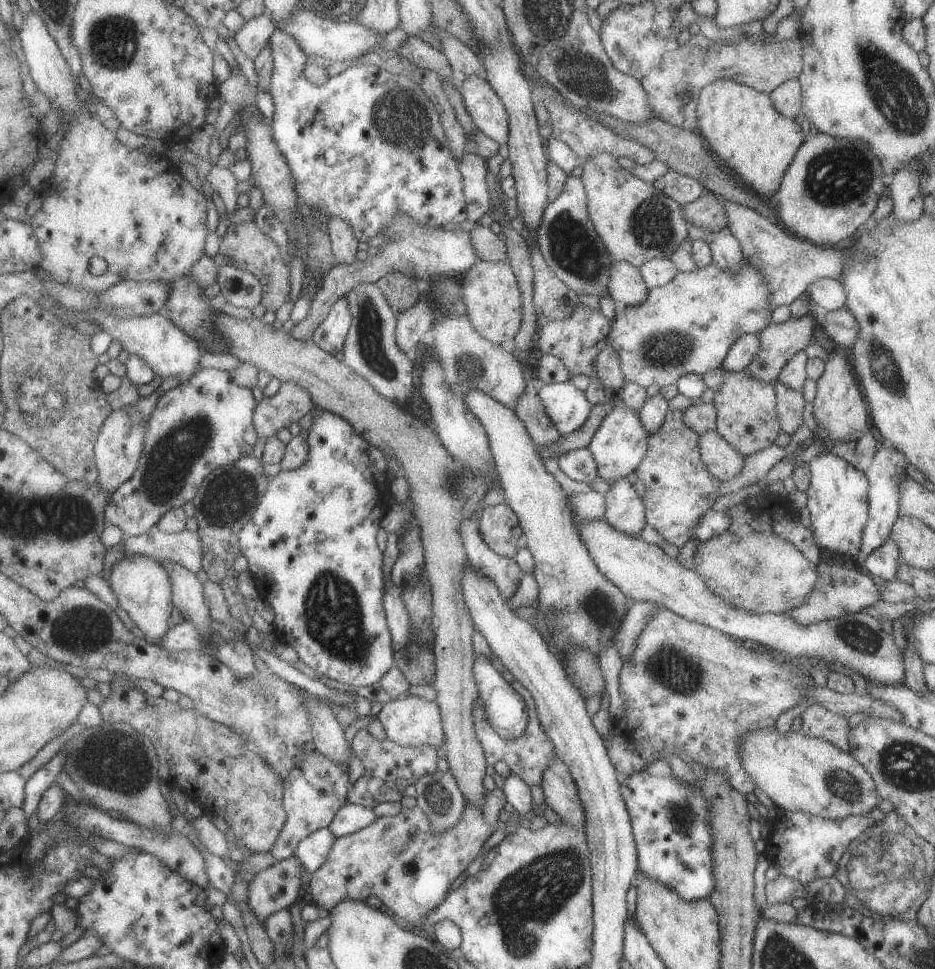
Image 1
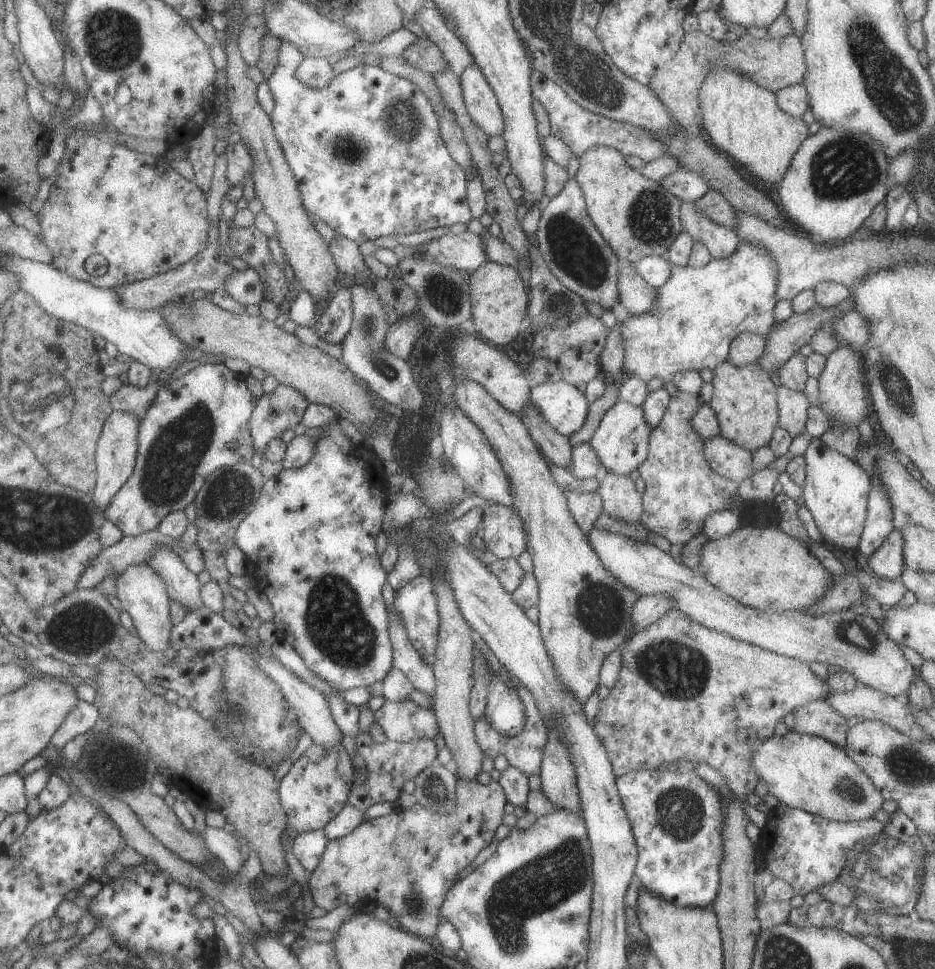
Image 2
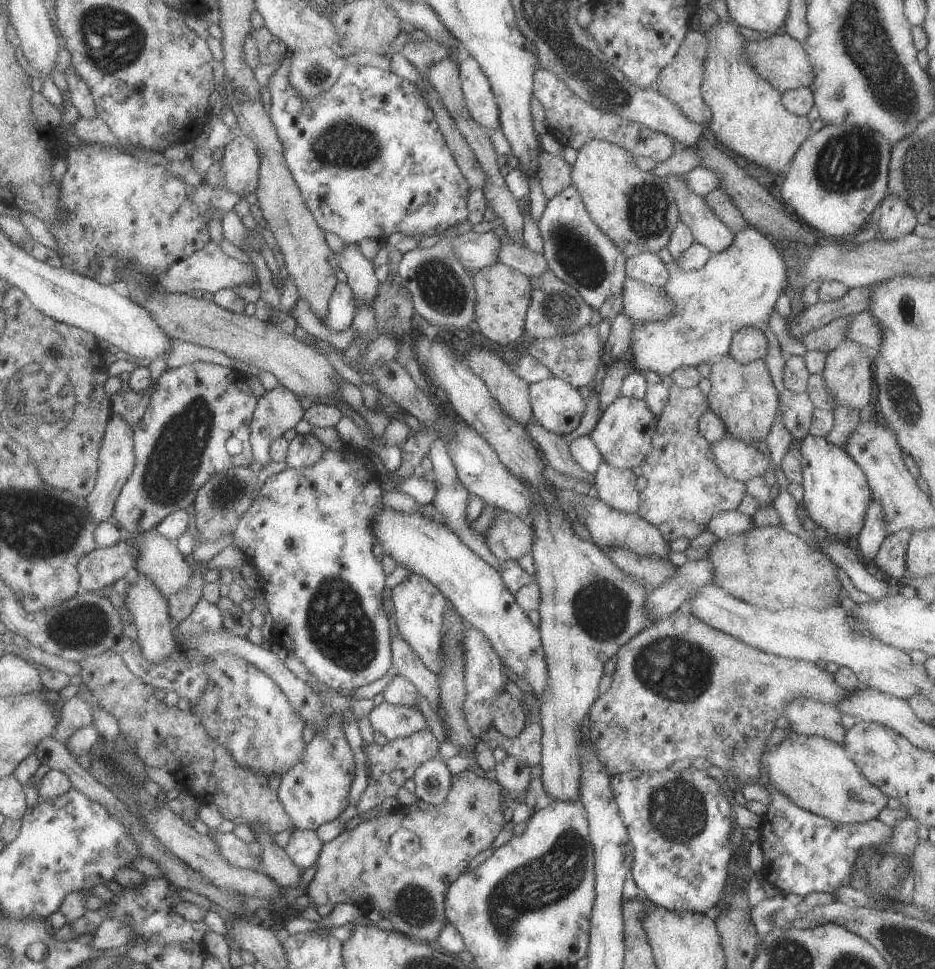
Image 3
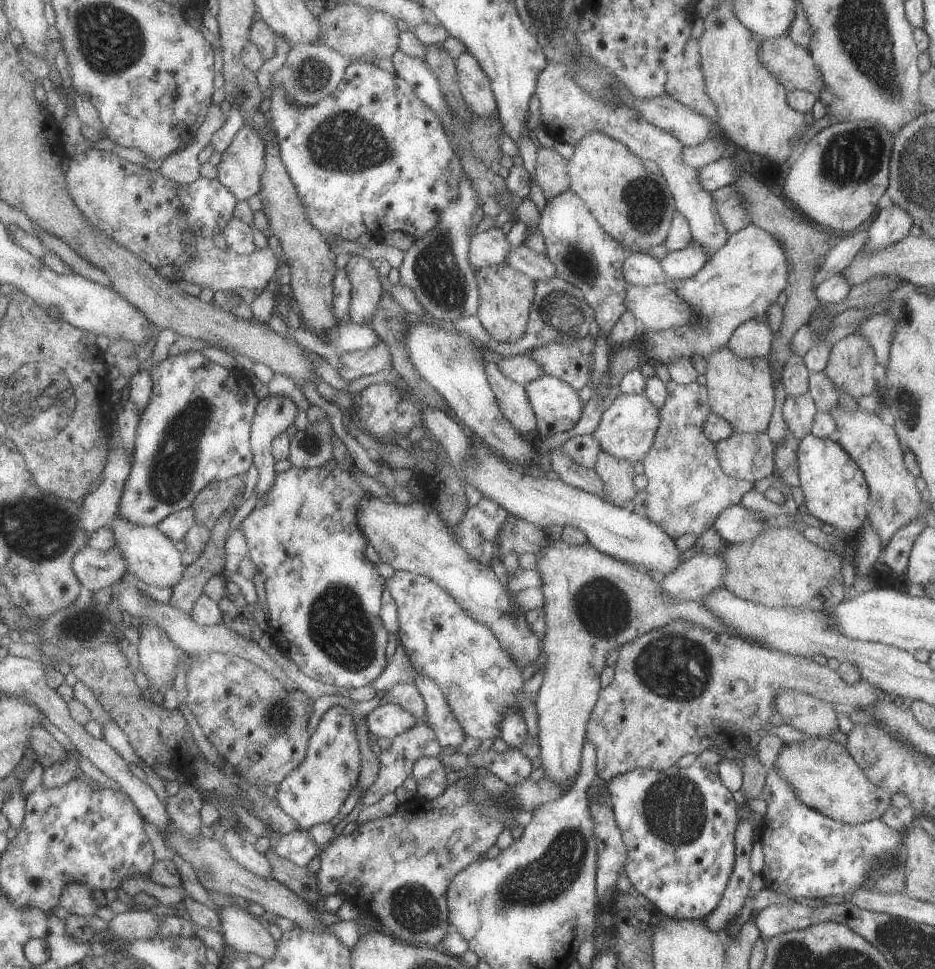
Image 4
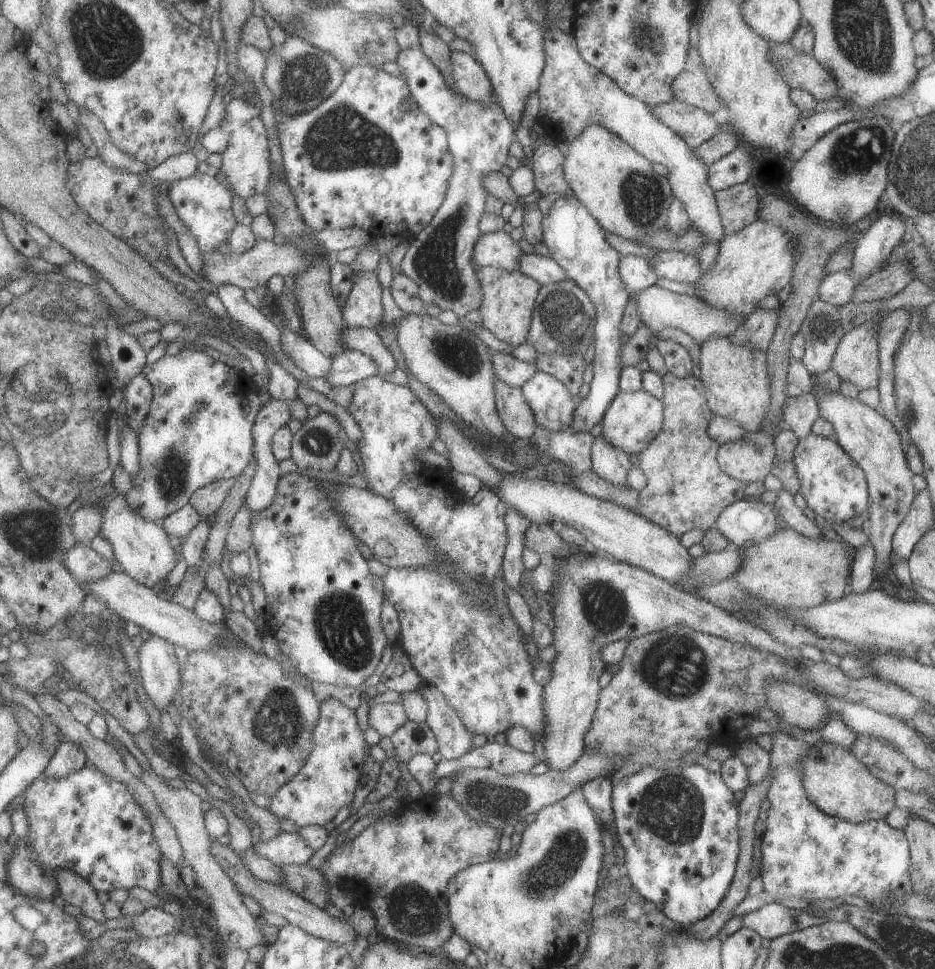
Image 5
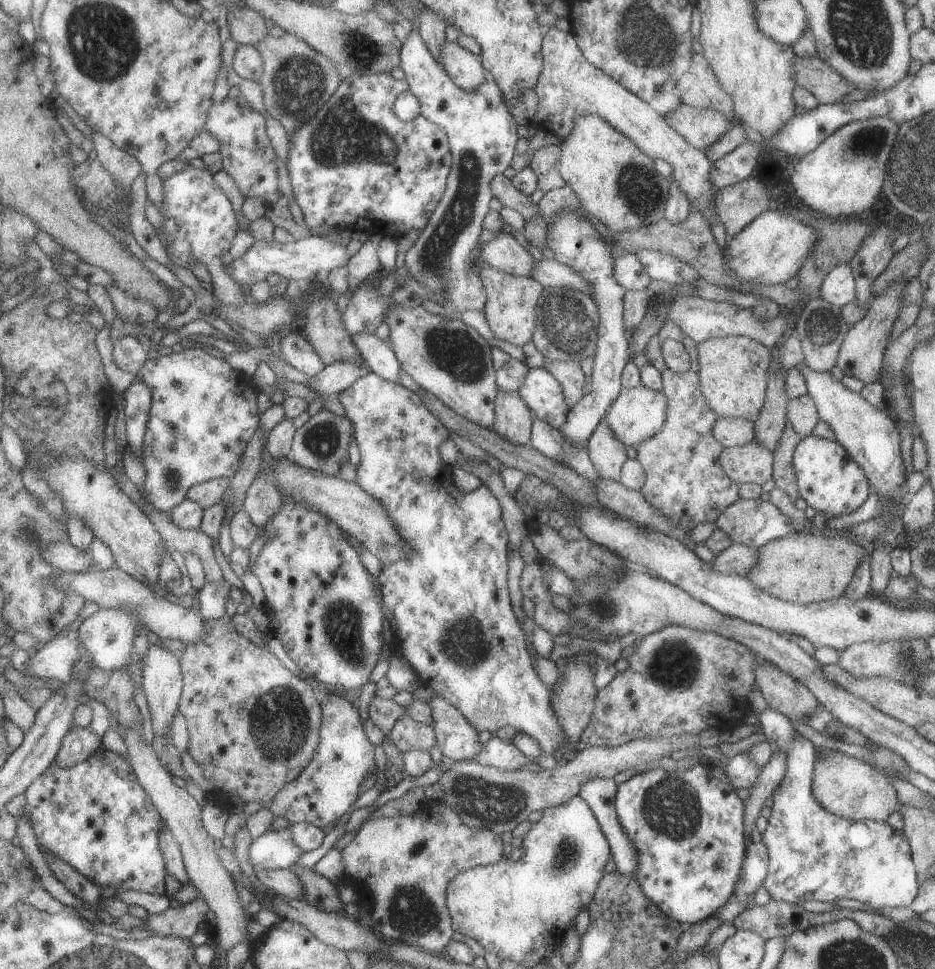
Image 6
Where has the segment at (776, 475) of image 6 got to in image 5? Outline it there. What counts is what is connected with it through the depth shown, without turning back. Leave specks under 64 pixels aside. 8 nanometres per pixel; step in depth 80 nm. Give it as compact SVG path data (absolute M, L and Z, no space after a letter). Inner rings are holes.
M782 427L774 437L774 457L771 474L779 479L784 490L790 495L799 492L799 481L793 460L798 438L791 430Z

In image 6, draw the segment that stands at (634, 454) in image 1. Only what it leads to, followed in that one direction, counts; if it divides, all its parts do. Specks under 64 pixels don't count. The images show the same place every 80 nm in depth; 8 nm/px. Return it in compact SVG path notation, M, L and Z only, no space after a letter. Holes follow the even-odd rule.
M643 385L622 388L604 416L611 434L624 446L637 446L662 429L665 420L666 398L662 391L652 391Z

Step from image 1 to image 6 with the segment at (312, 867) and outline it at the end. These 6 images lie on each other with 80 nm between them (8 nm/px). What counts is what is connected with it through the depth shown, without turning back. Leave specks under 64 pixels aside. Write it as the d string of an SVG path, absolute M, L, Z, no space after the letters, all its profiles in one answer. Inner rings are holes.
M288 827L265 831L252 839L248 857L253 868L284 869L295 865L304 852L293 842Z

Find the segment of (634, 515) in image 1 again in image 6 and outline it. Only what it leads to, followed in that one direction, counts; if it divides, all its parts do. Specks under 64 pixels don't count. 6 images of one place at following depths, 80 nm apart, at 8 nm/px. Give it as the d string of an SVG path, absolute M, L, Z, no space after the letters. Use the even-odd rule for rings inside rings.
M604 418L599 421L595 430L586 442L589 462L595 467L601 479L618 482L622 464L628 459L625 446L611 434Z

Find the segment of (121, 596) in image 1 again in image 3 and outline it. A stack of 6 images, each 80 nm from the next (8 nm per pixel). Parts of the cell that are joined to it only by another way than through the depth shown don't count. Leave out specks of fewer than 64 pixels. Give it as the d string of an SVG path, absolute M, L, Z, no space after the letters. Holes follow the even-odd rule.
M138 574L137 580L127 586L123 596L125 597L124 608L129 611L129 617L132 620L130 631L141 647L143 658L146 658L147 662L159 664L161 660L171 656L177 646L171 634L173 625L170 622L166 598L151 584L151 580L143 578L143 574Z

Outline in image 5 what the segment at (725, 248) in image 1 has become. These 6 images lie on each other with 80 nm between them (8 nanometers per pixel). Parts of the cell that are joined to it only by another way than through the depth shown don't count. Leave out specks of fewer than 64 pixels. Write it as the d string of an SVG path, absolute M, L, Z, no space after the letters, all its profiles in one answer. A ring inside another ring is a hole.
M559 29L551 31L544 38L543 50L545 66L536 90L540 100L537 122L545 129L546 136L554 142L570 143L586 126L599 125L629 144L650 163L663 164L672 196L683 205L690 227L708 241L718 244L725 234L714 190L707 182L707 166L694 156L683 139L661 124L644 102L625 94L608 76L589 66L579 56L571 33Z

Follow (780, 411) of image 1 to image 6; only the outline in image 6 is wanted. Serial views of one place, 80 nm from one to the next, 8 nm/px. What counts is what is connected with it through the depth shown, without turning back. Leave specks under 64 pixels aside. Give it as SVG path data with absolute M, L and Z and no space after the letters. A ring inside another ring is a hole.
M809 395L788 399L786 422L792 426L800 439L810 434L819 419L813 399Z

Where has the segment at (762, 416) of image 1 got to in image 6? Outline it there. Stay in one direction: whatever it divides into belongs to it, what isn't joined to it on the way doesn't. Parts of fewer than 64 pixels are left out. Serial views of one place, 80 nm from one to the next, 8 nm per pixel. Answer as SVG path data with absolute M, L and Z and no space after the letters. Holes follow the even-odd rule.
M746 336L713 337L696 344L701 394L718 417L739 417L754 422L766 397L770 350Z

